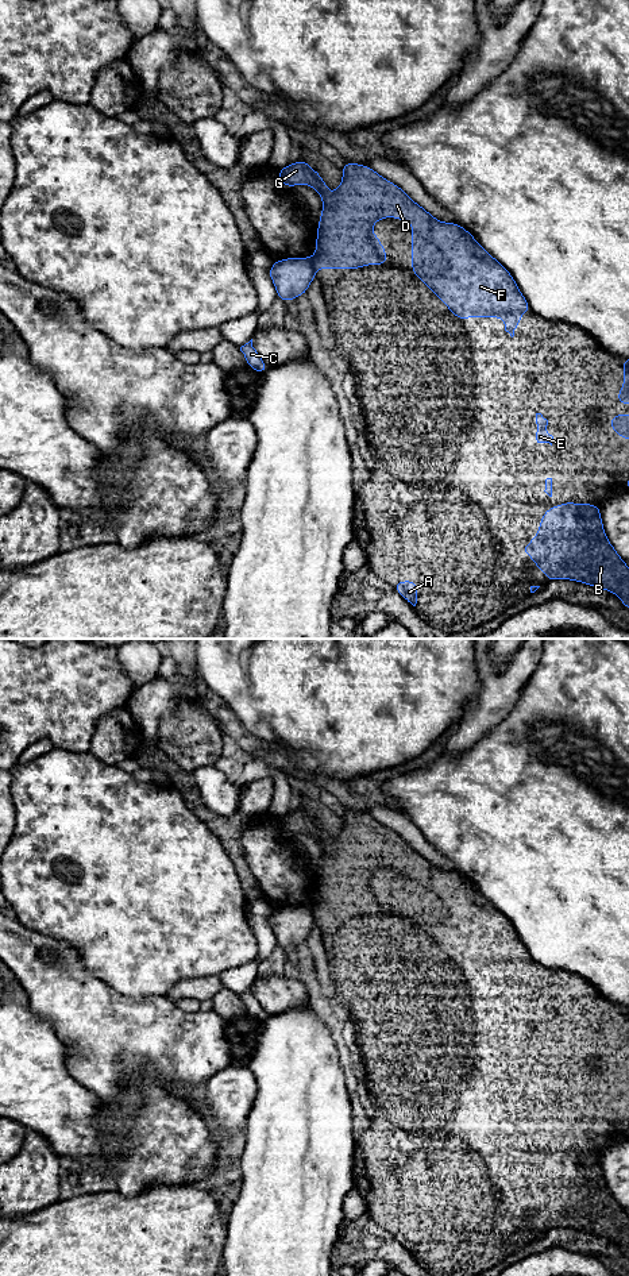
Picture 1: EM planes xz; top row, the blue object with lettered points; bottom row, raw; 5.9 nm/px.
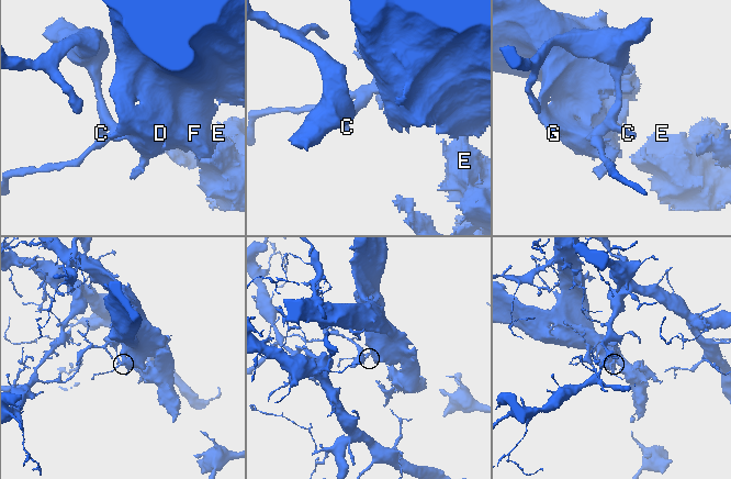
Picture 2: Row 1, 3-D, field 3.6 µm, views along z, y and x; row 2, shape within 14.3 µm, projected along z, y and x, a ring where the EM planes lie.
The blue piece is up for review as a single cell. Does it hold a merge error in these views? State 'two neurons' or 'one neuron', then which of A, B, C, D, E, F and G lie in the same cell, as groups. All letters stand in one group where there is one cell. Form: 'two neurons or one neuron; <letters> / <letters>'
two neurons; A B D E F G / C

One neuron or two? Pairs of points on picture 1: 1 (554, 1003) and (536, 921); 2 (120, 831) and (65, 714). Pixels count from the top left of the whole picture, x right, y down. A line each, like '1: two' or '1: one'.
1: two
2: two

